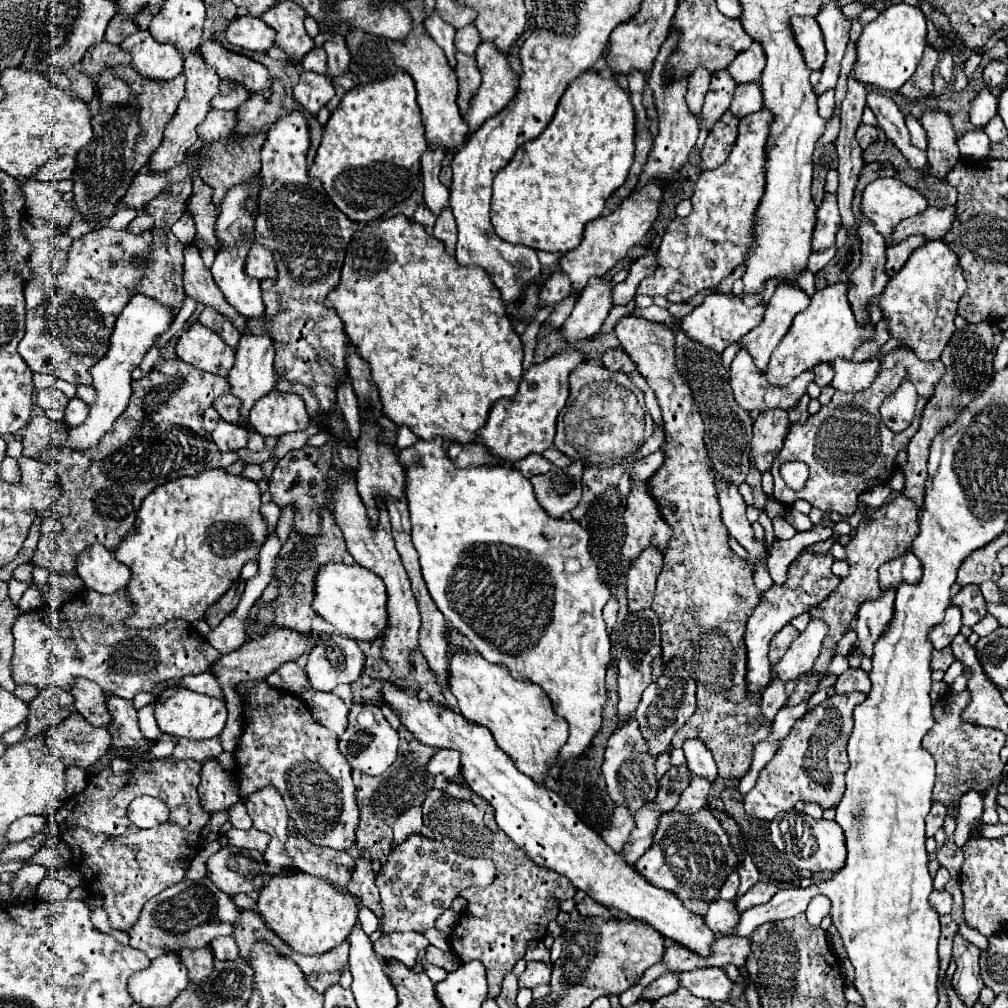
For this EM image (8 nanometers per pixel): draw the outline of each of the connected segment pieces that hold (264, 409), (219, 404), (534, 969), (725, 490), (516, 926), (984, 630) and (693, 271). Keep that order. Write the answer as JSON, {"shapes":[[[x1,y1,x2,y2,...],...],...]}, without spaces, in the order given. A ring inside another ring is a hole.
{"shapes":[[[272,390,270,396,262,398,250,412,250,424,262,436,280,438,290,432,306,430,310,426,310,416,306,414,302,398]],[[230,394,218,396,212,402,212,406,220,414,220,418,226,420,226,422,234,422,234,418,238,418,238,402,234,402,234,398,230,398]],[[526,962,526,970,518,978,518,986,532,990,538,984,548,984,550,982,550,970,552,970,552,966,546,966,542,962]],[[716,482,718,498,722,508,722,522,728,534,748,552,748,564,754,566,758,562,766,562,764,546,754,538,754,530,746,518,746,504,738,492,738,486,722,486]],[[450,782,444,792,430,790,426,794,434,796,432,804,426,804,424,800,424,818,426,814,446,814,446,818,454,818,454,824,448,826,448,822,426,822,424,826,430,830,438,842,450,846,452,850,458,850,466,856,488,856,494,860,498,878,490,884,490,888,478,888,478,890,464,890,462,896,468,900,466,912,460,916,456,924,454,936,450,936,450,948,458,956,460,962,480,960,486,968,488,978,487,998,496,998,498,990,502,986,502,978,506,970,512,970,514,964,524,958,526,948,532,940,543,939,548,930,548,922,554,920,560,912,560,902,574,898,576,888,572,882,568,882,566,876,558,876,548,868,538,866,534,860,526,856,526,852,500,830,500,828,460,828,460,814,464,814,464,822,492,822,494,810,492,806,474,794,468,786,460,782],[454,796,472,796,472,802,462,800,460,804,454,802]],[[986,614,972,630,978,634,978,636,986,636,986,634,990,634,992,630,996,630,1000,626,1000,622,992,616,992,614]],[[766,108,748,114,738,124,738,138,736,144,728,156,728,160,718,166,716,170,706,170,700,174,694,196,692,196,692,214,686,218,676,218,670,222,670,226,664,232,664,238,660,242,660,248,656,252,656,270,648,278,644,278,638,286,638,294,646,296,664,296,668,302,688,302,692,296,696,296,702,290,714,290,720,286,720,282,734,272,736,266,744,264,746,250,752,246,752,218,760,204,760,198,764,194,764,146,766,146,766,134,770,126,770,112]]]}

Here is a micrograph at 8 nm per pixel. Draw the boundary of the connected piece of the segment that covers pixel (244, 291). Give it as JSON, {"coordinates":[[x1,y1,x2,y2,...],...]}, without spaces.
{"coordinates":[[260,178,236,186,226,194,226,200,222,202,220,208,220,216,216,222,216,236,222,242,222,250,216,252,216,262,212,266,212,276,216,286,220,288,220,292,224,294,226,302,230,306,234,306,244,318,260,318,264,314,264,302,262,302,262,292,260,292,260,280,254,280,250,276,246,276,246,272,242,270,242,264,246,262,246,254,250,250,250,242,254,240,254,216,250,212,246,212,246,200,252,196,252,192,258,192,262,186]]}

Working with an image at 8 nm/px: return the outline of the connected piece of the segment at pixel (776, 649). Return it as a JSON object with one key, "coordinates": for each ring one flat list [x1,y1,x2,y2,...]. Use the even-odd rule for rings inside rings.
{"coordinates":[[786,624,776,636,774,636,774,640,770,642,770,662,774,664,774,662,778,662,778,658,782,658,782,654,790,648,790,644,798,638,798,630,794,628,794,626,790,626,790,624]]}

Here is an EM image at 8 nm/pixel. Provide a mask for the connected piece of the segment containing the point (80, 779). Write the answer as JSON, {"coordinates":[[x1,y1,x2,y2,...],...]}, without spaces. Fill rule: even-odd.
{"coordinates":[[69,766,65,775,65,791,69,797,74,796,88,784,87,775,81,772,76,766]]}

